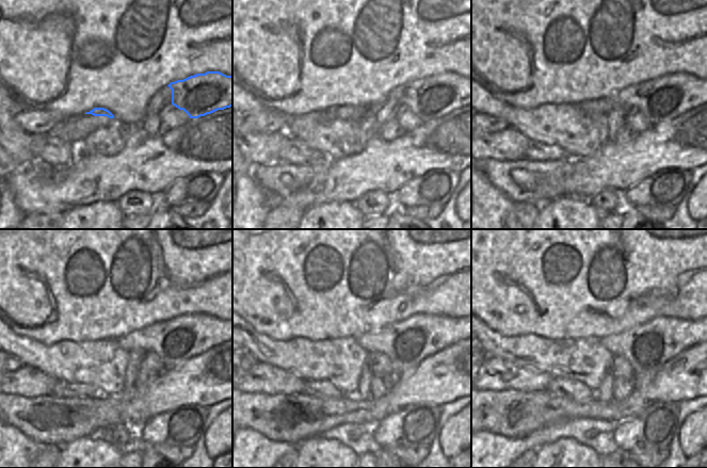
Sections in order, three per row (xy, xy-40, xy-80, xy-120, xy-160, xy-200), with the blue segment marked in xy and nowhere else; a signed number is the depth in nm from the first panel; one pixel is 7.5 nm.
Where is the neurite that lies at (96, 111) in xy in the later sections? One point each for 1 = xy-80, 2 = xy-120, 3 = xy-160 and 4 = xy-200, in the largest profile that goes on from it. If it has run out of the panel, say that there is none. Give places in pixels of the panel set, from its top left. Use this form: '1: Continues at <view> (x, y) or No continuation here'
1: Continues at xy-80 (663, 98)
2: Continues at xy-120 (176, 340)
3: Continues at xy-160 (406, 343)
4: Continues at xy-200 (648, 347)

